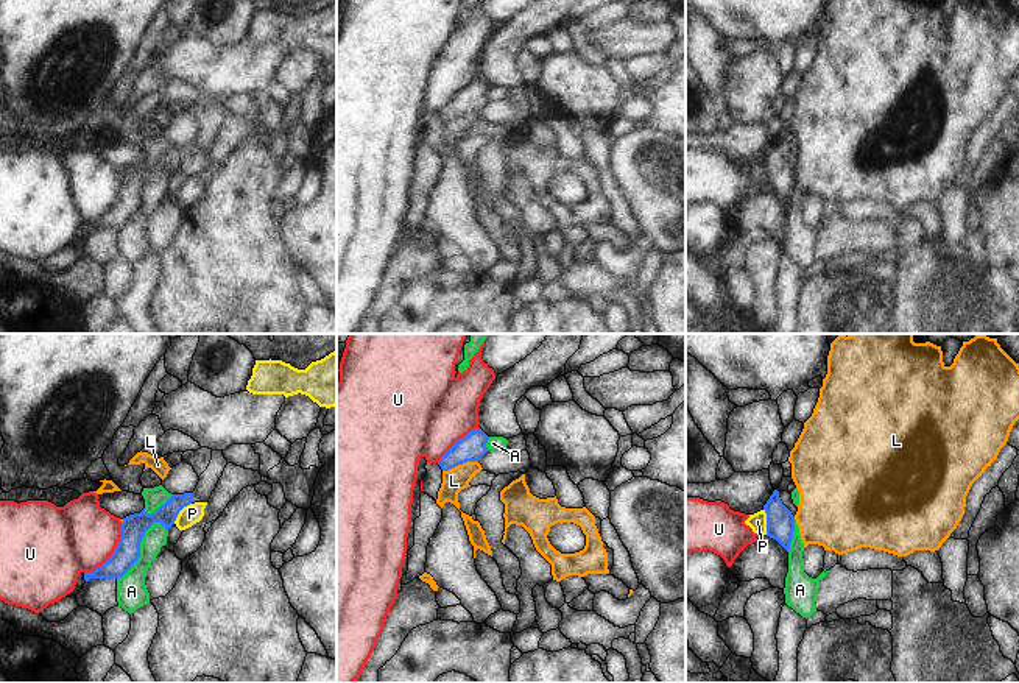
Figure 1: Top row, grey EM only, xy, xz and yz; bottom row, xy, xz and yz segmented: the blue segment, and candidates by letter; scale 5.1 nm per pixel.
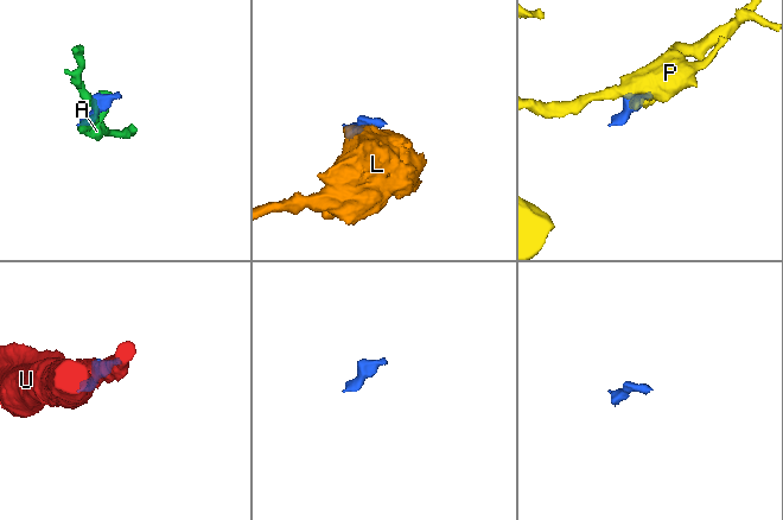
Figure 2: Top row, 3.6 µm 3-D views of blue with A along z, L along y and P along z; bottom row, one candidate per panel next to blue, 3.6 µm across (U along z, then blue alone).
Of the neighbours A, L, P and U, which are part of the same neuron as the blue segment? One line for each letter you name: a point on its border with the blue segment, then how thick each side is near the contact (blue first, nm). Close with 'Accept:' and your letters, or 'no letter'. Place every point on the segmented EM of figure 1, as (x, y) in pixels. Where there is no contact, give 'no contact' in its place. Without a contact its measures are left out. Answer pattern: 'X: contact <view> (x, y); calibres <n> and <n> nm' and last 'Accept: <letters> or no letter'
Accept: no letter

